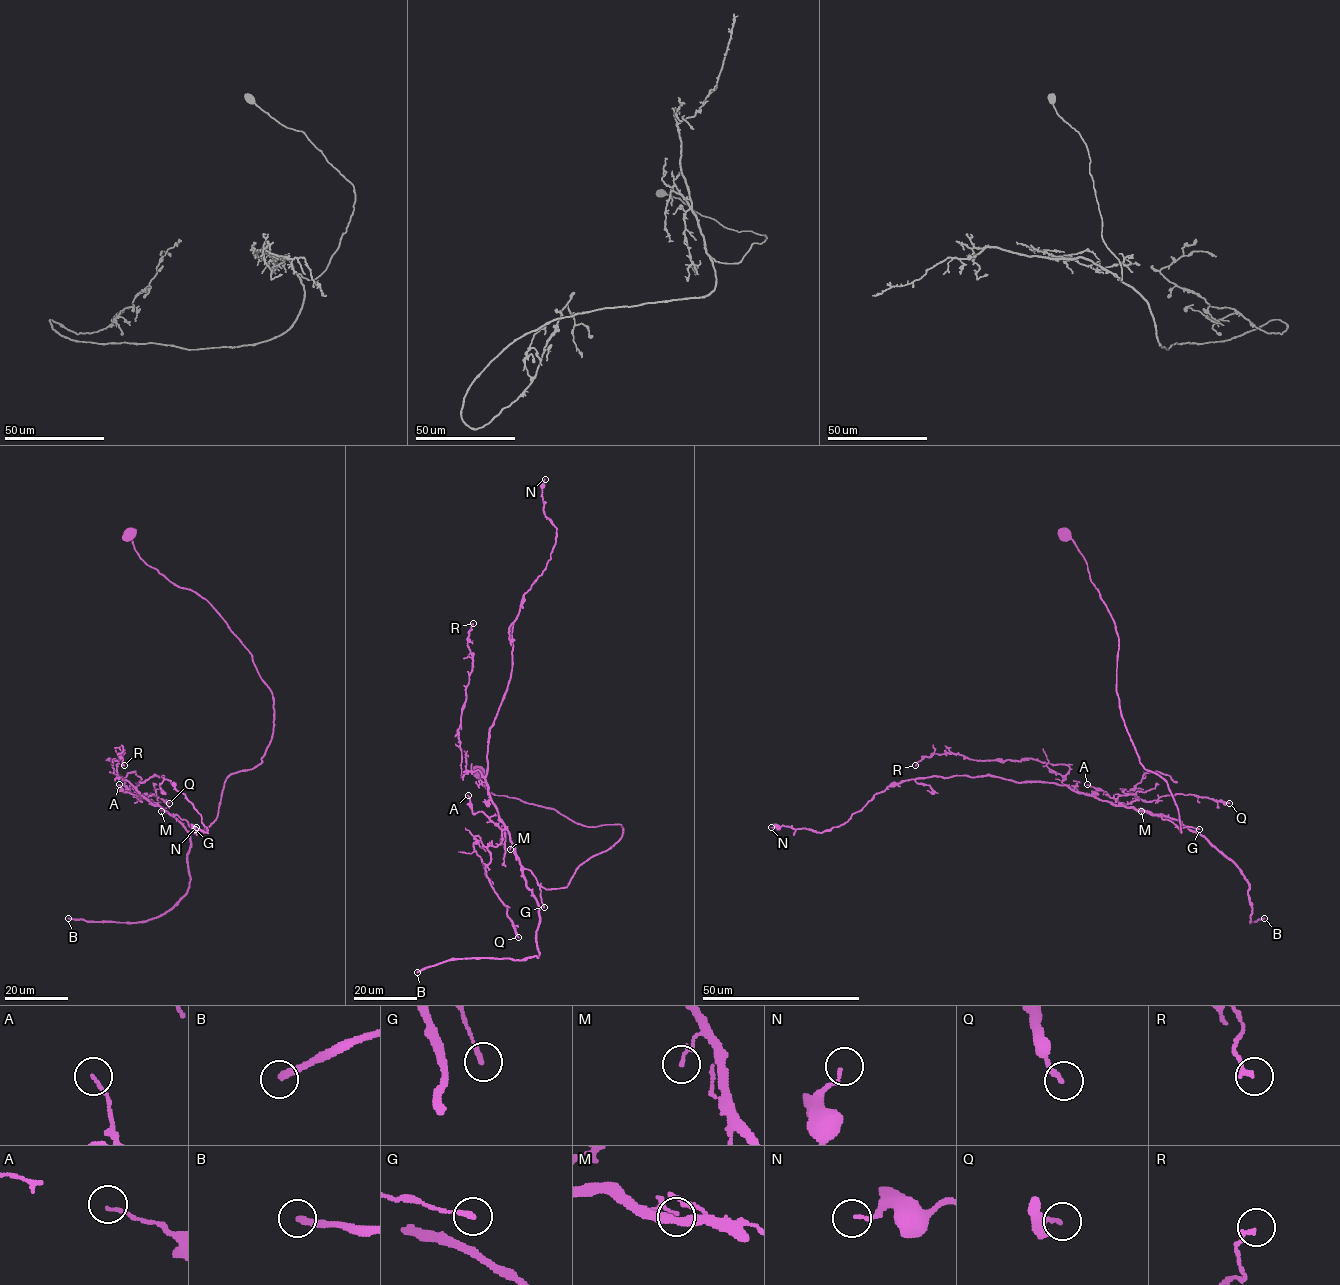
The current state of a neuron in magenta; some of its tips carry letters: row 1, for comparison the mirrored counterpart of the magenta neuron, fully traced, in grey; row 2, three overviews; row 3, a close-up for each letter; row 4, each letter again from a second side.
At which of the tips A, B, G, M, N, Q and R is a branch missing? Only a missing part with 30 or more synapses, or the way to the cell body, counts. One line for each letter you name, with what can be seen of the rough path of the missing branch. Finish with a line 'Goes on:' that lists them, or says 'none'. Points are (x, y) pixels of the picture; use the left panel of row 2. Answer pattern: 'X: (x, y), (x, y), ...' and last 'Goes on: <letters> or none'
Goes on: B

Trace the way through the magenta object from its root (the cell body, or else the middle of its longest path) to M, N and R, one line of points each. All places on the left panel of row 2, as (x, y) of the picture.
M: (127, 535), (148, 565), (211, 605), (274, 699), (262, 761), (227, 778), (208, 827), (196, 832), (161, 811)
N: (127, 535), (211, 605), (274, 699), (262, 761), (227, 778), (208, 827), (138, 783), (163, 776), (196, 827)
R: (127, 535), (251, 655), (274, 731), (199, 832), (109, 758), (124, 765)

